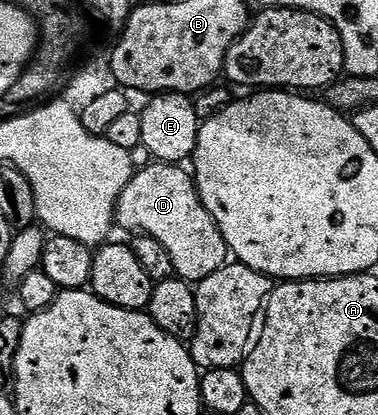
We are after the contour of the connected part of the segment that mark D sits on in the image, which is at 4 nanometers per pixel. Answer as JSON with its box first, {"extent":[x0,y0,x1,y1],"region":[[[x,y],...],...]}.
{"extent":[115,163,230,283],"region":[[[153,163],[145,169],[135,170],[130,183],[126,183],[116,204],[115,224],[119,228],[121,225],[124,229],[133,229],[131,231],[133,234],[158,239],[158,243],[162,243],[162,247],[166,247],[170,259],[174,259],[176,276],[182,281],[198,283],[202,279],[214,275],[214,271],[218,271],[223,265],[229,264],[230,250],[226,239],[216,226],[216,221],[210,215],[210,211],[206,211],[206,207],[200,202],[200,192],[196,190],[193,174],[189,170],[187,173],[180,165]]]}

